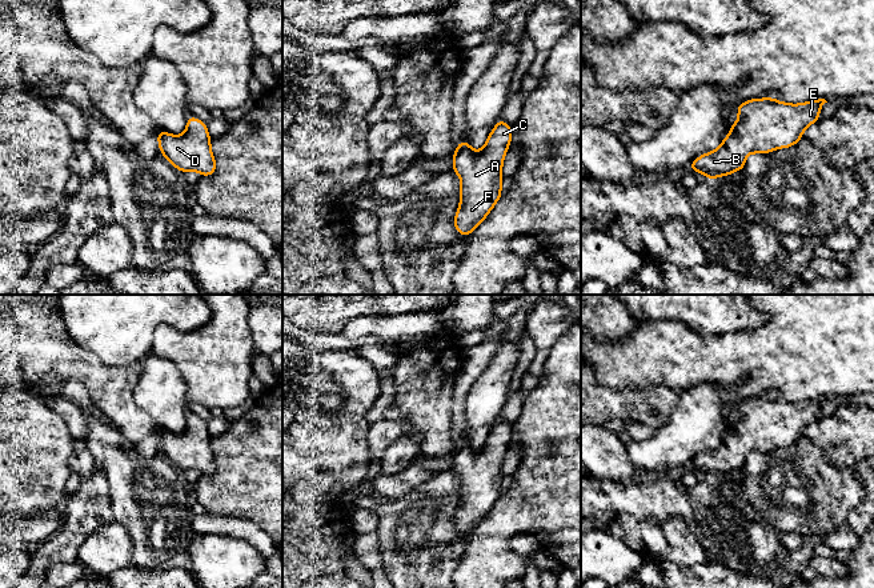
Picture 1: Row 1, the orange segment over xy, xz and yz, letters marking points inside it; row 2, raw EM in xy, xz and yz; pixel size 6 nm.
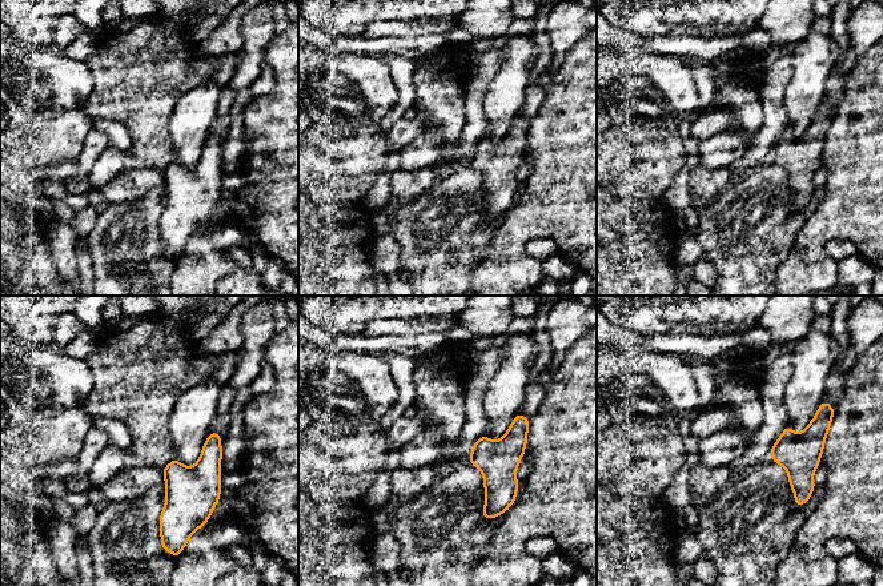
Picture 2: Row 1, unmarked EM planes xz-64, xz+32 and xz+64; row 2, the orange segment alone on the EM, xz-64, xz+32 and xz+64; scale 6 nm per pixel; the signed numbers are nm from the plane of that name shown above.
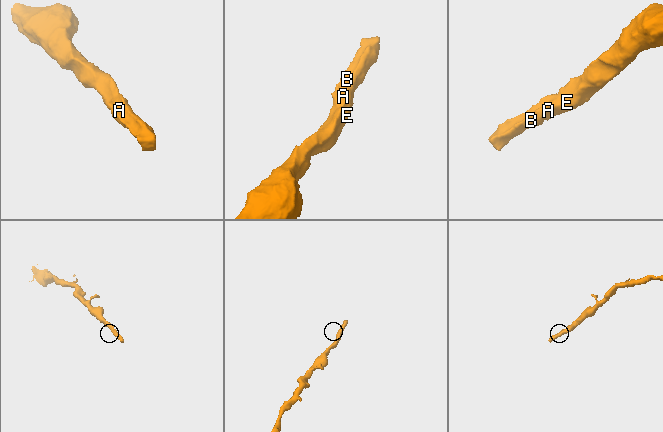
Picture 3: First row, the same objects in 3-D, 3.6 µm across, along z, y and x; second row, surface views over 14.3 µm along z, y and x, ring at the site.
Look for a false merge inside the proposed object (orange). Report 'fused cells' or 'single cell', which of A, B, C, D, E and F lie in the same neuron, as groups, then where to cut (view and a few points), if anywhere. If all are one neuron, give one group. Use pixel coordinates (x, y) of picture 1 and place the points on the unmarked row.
single cell | A B C D E F | no cut

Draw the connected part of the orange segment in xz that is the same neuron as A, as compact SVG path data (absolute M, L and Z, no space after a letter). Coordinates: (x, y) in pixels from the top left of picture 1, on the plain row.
M500 417L477 452L466 440L457 443L452 468L461 479L460 504L454 515L454 528L460 533L472 533L501 497L501 468L510 441L512 425Z

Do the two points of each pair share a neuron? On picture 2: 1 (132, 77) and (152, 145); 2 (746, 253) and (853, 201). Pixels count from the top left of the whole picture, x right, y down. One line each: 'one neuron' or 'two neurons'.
1: one neuron
2: two neurons

